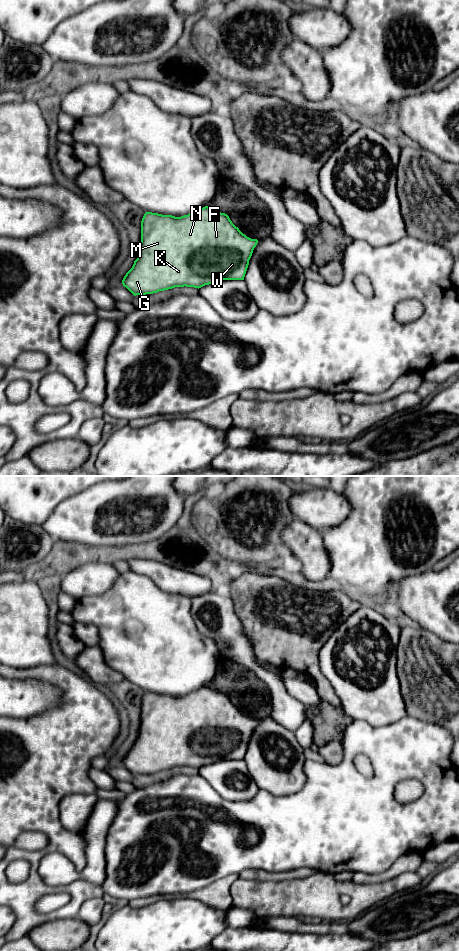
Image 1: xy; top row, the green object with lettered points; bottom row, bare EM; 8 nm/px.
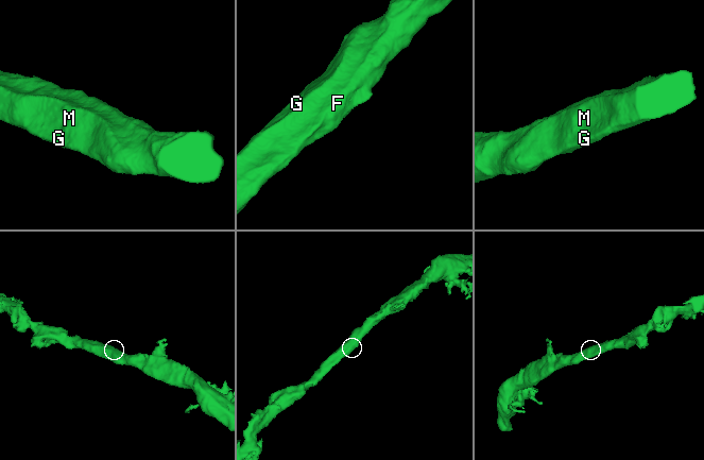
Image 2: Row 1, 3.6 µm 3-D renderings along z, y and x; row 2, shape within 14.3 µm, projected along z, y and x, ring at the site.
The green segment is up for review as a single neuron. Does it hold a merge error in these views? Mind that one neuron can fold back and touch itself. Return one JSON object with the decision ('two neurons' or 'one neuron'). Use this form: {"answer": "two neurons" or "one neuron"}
{"answer": "one neuron"}

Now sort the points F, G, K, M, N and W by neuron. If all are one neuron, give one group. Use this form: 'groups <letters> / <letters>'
groups F G K M N W

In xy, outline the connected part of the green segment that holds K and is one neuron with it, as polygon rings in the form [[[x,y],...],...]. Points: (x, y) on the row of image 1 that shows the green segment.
[[[208,206],[181,217],[146,212],[141,221],[138,257],[122,284],[136,296],[184,286],[199,289],[220,280],[244,280],[257,243],[257,239],[243,234],[227,214]]]

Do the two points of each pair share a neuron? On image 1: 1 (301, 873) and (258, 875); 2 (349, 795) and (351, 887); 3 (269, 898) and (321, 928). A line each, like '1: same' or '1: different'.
1: same
2: different
3: different

